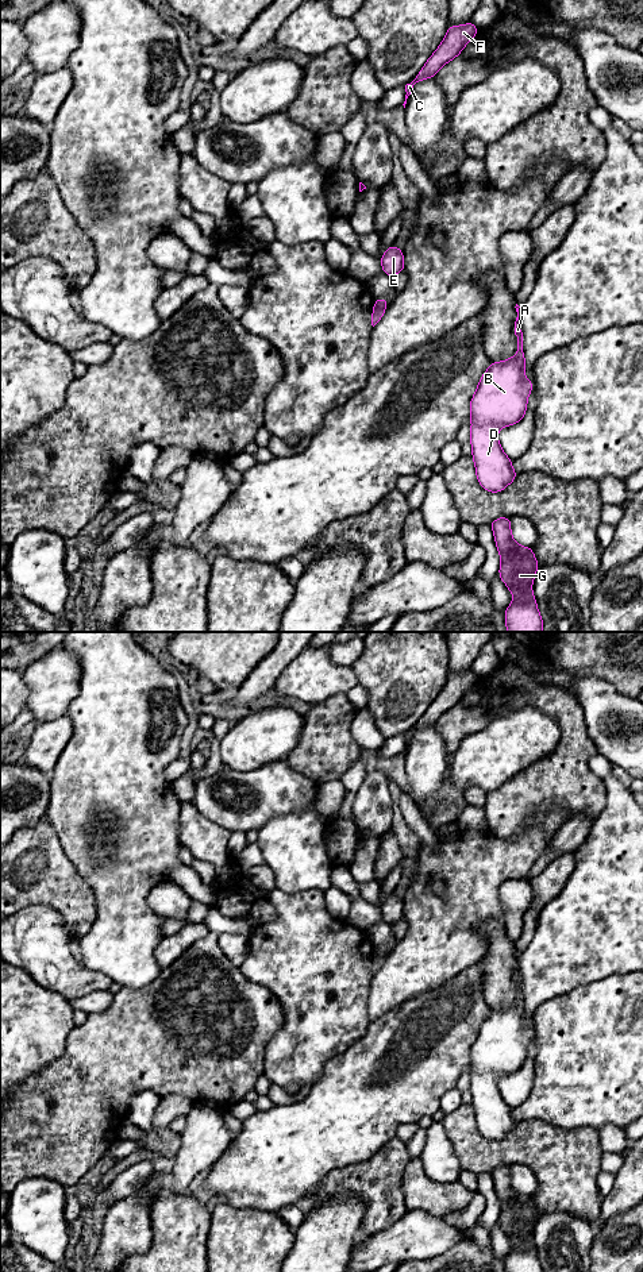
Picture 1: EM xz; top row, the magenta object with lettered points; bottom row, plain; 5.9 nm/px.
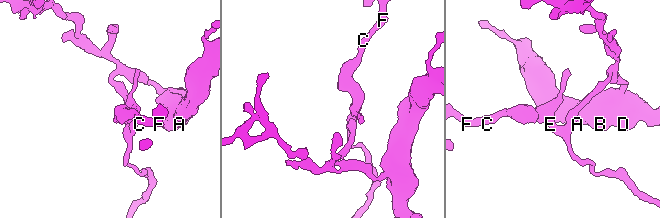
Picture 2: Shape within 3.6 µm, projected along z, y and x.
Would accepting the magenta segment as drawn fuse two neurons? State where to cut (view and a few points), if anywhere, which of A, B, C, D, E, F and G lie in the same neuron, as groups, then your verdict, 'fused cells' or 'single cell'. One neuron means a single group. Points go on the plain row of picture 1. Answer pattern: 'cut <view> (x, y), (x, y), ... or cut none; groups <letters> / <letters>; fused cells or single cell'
cut xz (374, 955), (384, 958); groups A B D G / C E F; fused cells

